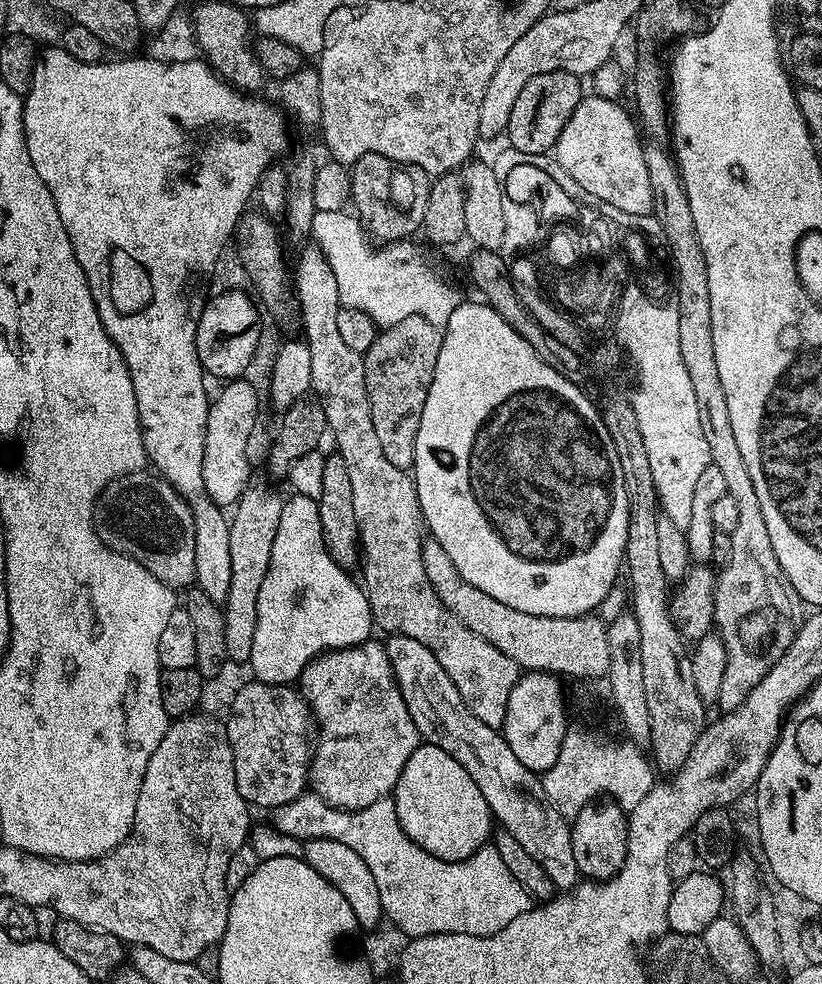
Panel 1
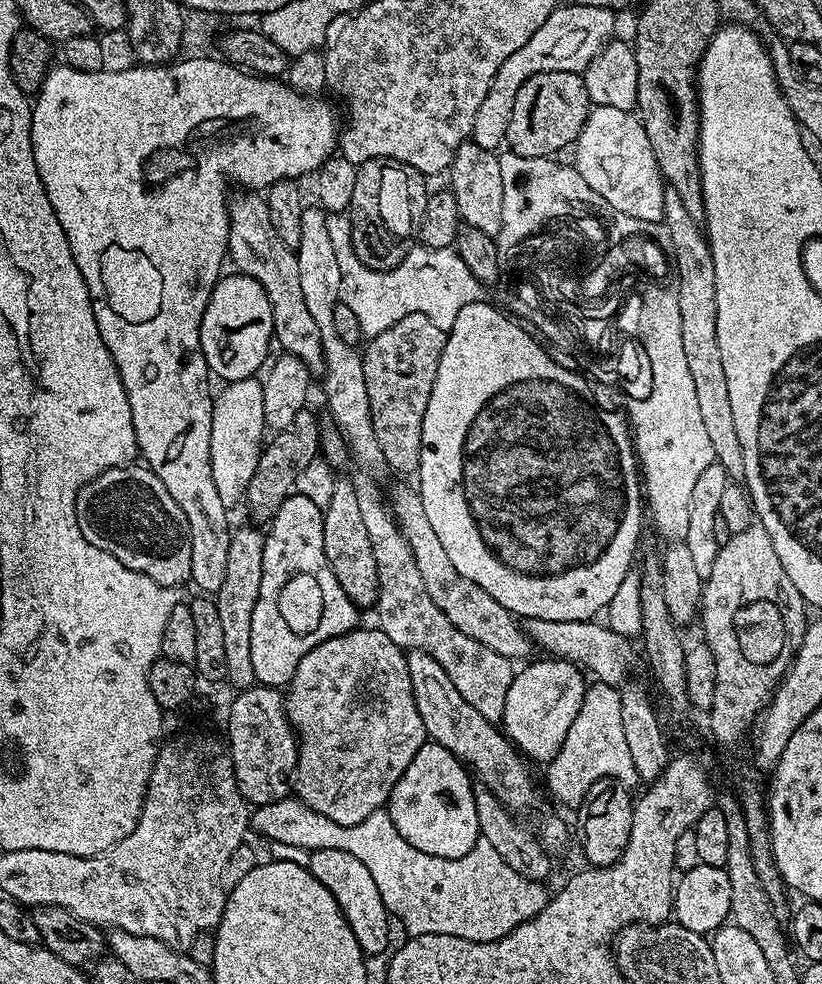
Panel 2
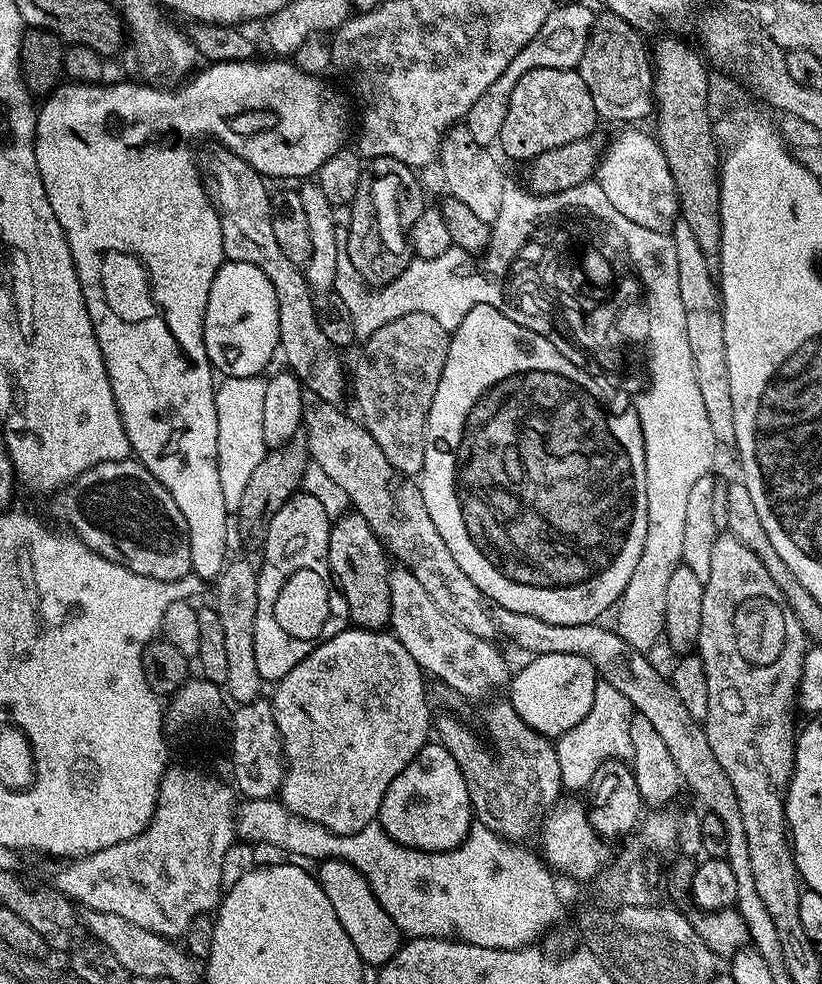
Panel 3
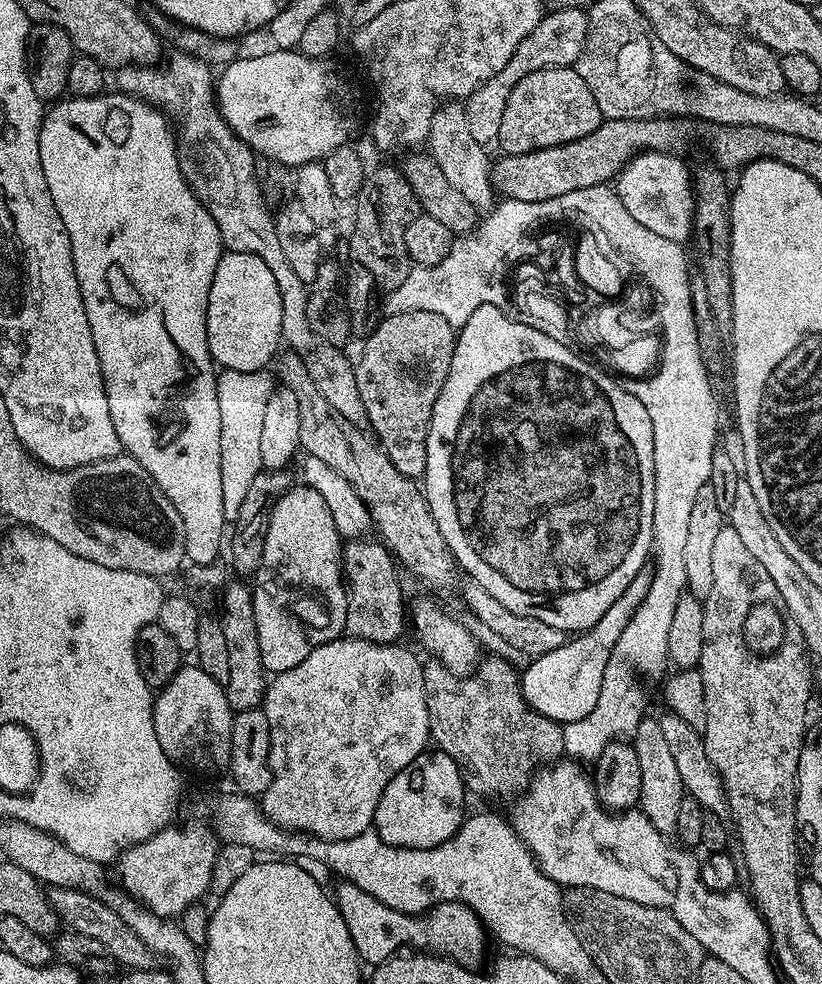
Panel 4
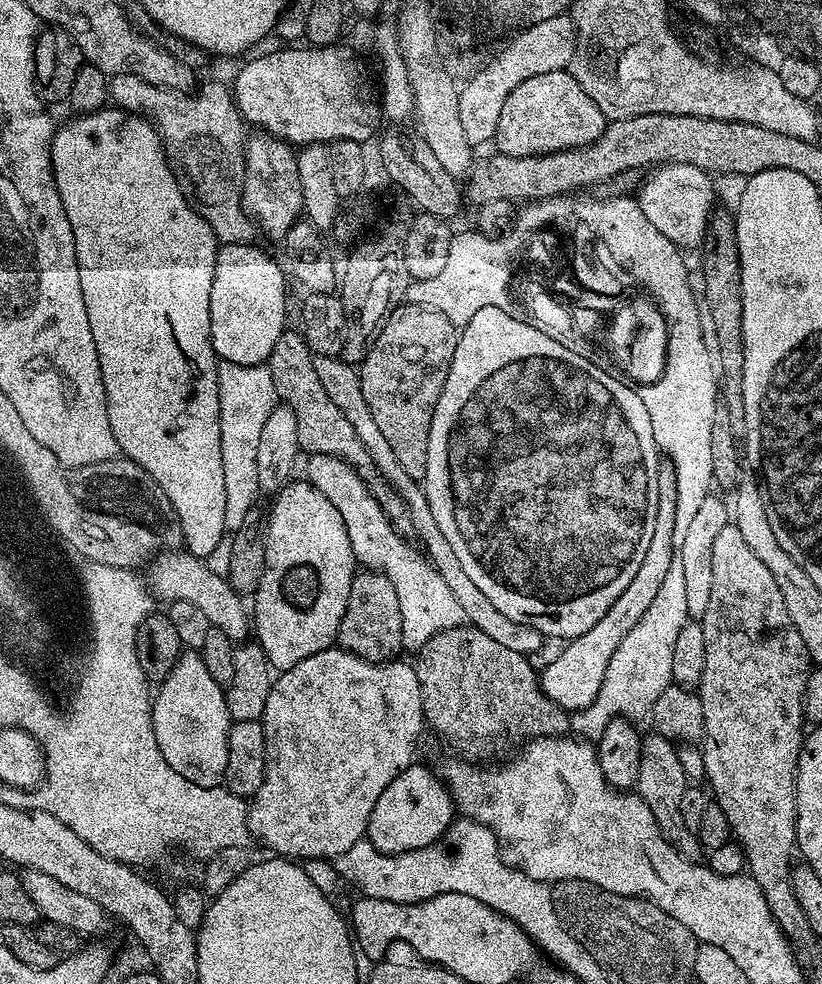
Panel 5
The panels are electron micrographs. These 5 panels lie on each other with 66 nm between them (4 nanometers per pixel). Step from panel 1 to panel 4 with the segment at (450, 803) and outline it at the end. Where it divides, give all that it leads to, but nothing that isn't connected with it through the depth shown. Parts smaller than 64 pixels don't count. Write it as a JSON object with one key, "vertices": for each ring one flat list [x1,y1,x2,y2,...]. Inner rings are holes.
{"vertices":[[429,751,390,778,382,798,378,798,378,810,372,819,374,830,390,846,433,848,449,840,460,828,466,815,464,796,466,780,460,765,450,754]]}

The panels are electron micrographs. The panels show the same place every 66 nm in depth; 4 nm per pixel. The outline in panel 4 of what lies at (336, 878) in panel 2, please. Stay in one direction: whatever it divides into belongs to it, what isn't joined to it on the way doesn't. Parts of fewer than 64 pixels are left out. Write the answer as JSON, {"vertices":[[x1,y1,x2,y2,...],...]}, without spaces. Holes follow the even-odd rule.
{"vertices":[[340,882,334,891,336,909,346,922,346,930,350,930,350,938,356,947,356,953,363,962,373,965,382,964,392,959,407,944,413,944,413,949,427,949,429,953,455,960,457,964,476,966,484,956,484,924,465,904,446,902,439,904,419,916,407,916,405,912,394,910,378,898,366,894,366,890,358,890,358,886],[428,947,428,948,424,948]]}

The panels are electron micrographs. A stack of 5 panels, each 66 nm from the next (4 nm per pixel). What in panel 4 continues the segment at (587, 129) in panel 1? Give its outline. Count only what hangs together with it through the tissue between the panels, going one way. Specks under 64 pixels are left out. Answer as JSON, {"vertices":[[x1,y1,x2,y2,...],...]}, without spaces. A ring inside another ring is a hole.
{"vertices":[[637,152,616,177,614,194,626,208,628,219,638,222,645,232,684,242,692,234,694,196,690,170,680,159,667,152]]}

